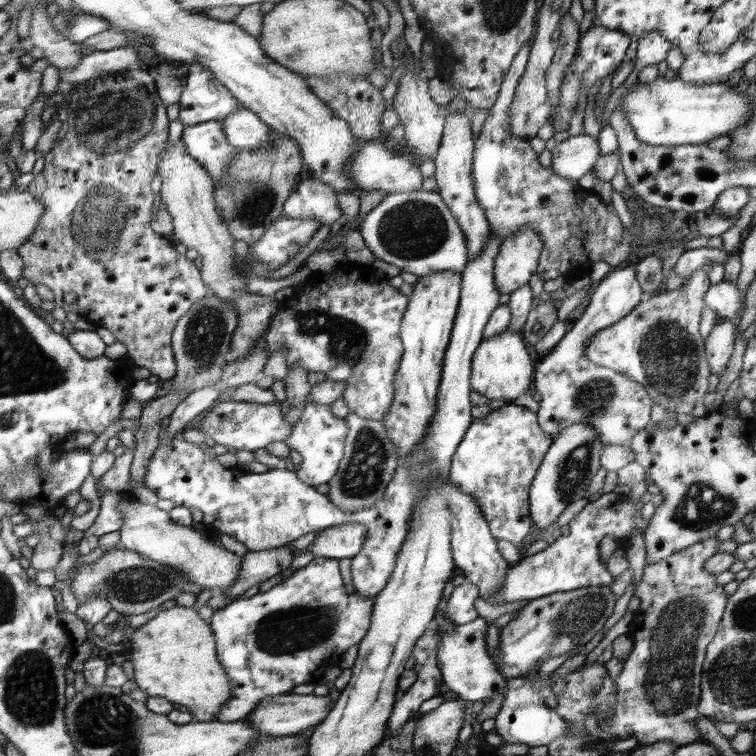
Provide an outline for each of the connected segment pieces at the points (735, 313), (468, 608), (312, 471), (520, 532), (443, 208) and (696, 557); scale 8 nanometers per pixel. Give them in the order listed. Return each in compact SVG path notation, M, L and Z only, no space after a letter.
M722 280L707 290L704 302L718 317L734 319L739 318L743 314L742 309L745 309L745 302L742 302L740 295L736 283Z
M465 580L461 586L454 588L448 602L444 604L445 617L458 625L465 625L476 620L479 616L474 608L474 600L478 597L478 587Z
M308 403L300 419L293 424L293 432L286 444L302 455L300 468L296 471L304 482L312 486L326 484L339 470L340 461L346 452L347 424L343 418L336 416L330 405Z
M506 403L506 405L503 405L499 409L493 410L491 413L472 421L470 428L467 430L467 434L464 435L463 441L455 450L455 454L452 457L451 470L450 473L448 473L449 480L451 480L451 482L454 484L457 484L461 490L466 493L466 495L472 496L474 503L480 507L482 515L484 515L484 518L487 519L488 527L491 528L491 534L495 536L497 540L509 541L516 546L524 547L525 541L529 540L530 537L535 534L535 532L532 530L534 523L532 523L530 502L531 482L534 480L535 474L538 472L539 466L542 464L543 458L546 456L548 449L551 448L552 441L551 435L544 431L543 427L539 425L539 422L537 421L537 413L524 406L516 405L515 403Z
M413 190L386 195L362 220L359 231L378 259L416 276L435 272L460 272L469 262L464 231L436 191Z
M717 537L704 540L644 568L642 580L635 588L635 596L640 598L641 604L634 614L629 632L634 647L629 657L623 661L624 667L620 675L616 677L617 702L613 708L613 716L598 720L599 727L616 739L634 737L638 739L640 746L660 741L670 741L678 746L708 742L695 727L695 721L700 717L698 704L699 694L702 692L702 666L706 646L716 637L729 595L724 591L724 586L716 584L716 575L706 572L704 565L708 558L718 553L720 542Z

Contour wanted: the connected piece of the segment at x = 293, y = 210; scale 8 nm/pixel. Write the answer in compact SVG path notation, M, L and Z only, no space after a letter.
M305 177L283 205L283 216L288 218L315 218L319 226L334 224L342 218L337 192L321 180Z

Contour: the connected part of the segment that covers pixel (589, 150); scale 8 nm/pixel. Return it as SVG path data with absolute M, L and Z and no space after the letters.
M586 133L566 138L551 153L550 170L562 178L576 182L590 173L596 161L601 158L598 139Z

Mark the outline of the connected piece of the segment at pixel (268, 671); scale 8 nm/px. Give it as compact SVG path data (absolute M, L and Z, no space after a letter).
M315 556L307 566L298 569L268 591L234 599L232 603L213 612L210 622L215 643L218 644L219 661L223 663L233 684L233 696L218 716L222 722L244 720L268 696L291 693L299 684L315 682L326 668L339 664L348 648L359 646L367 637L375 601L368 595L350 594L344 590L339 561Z

